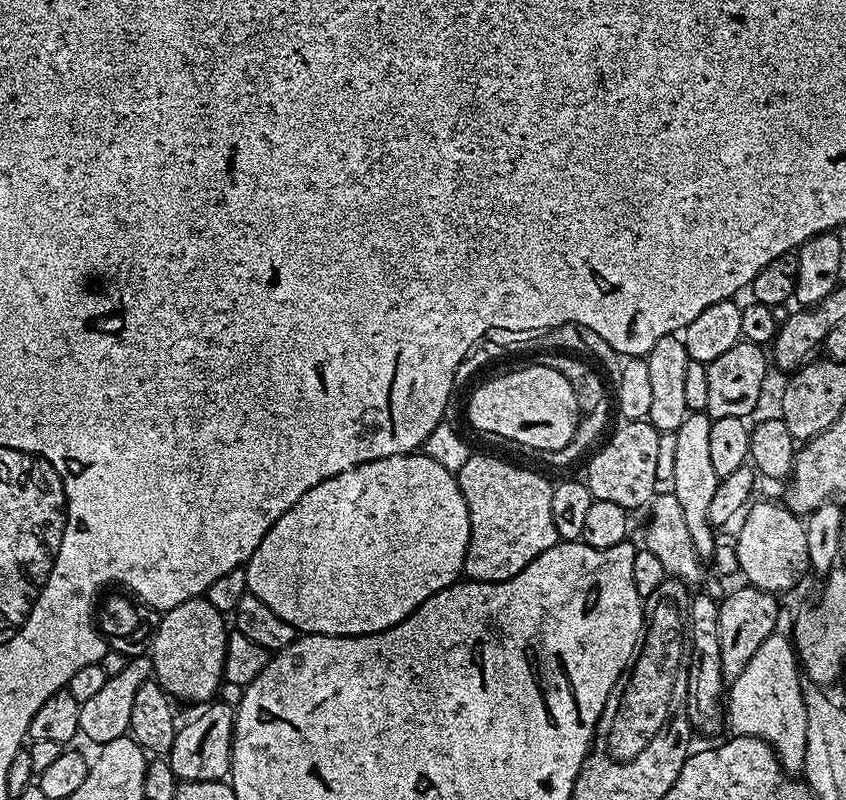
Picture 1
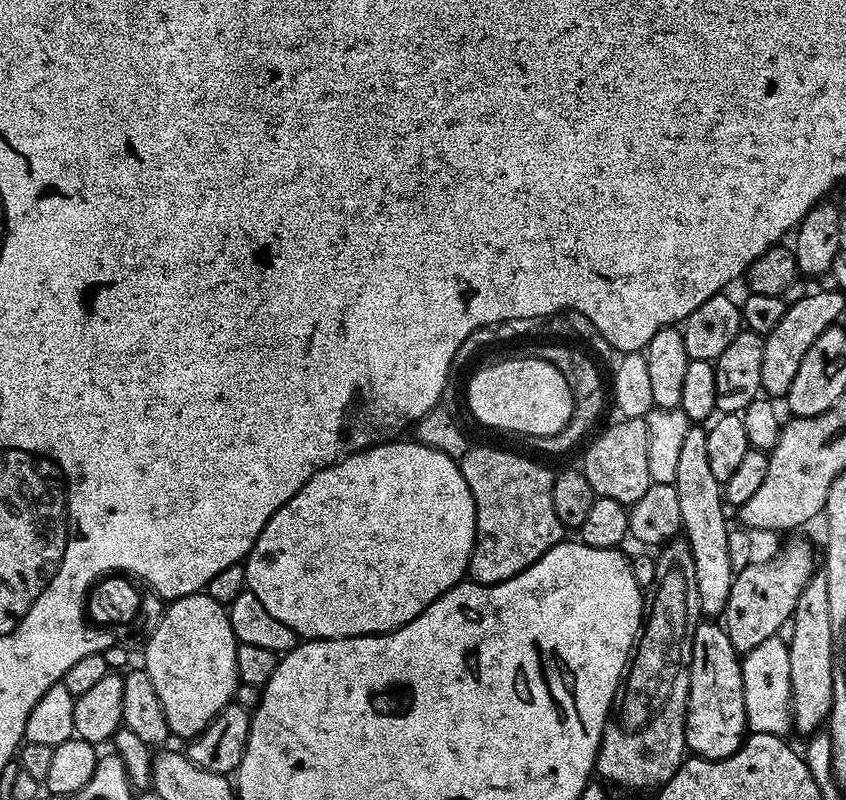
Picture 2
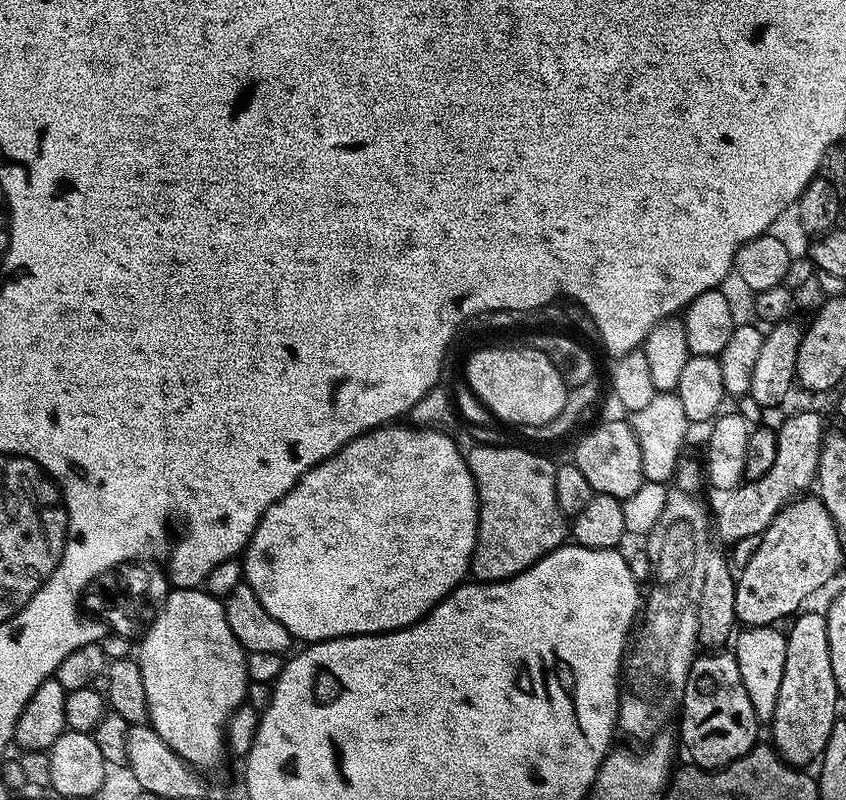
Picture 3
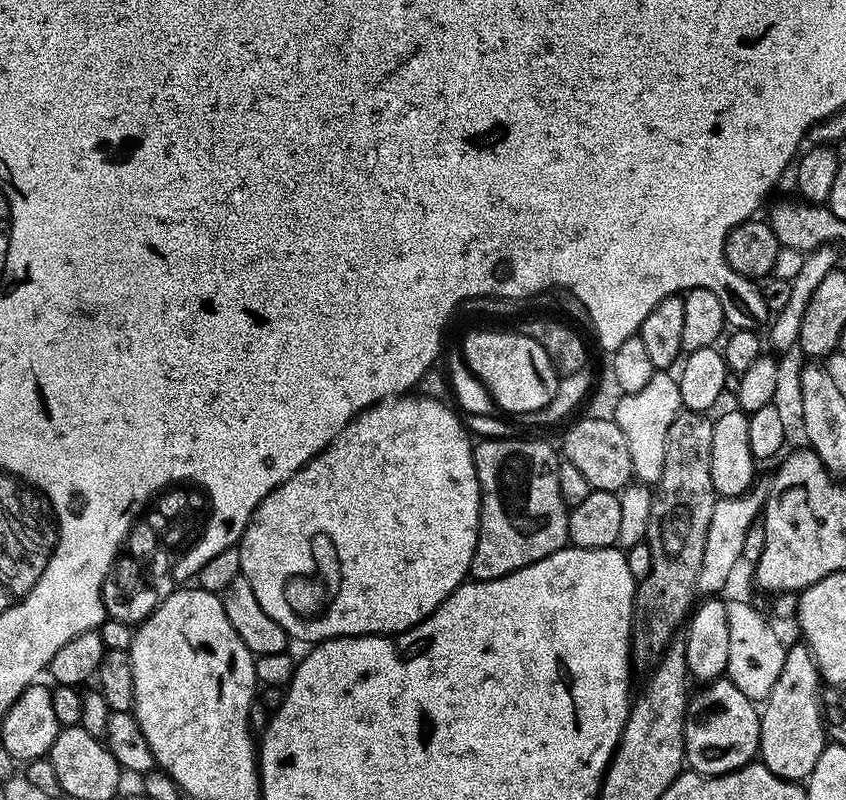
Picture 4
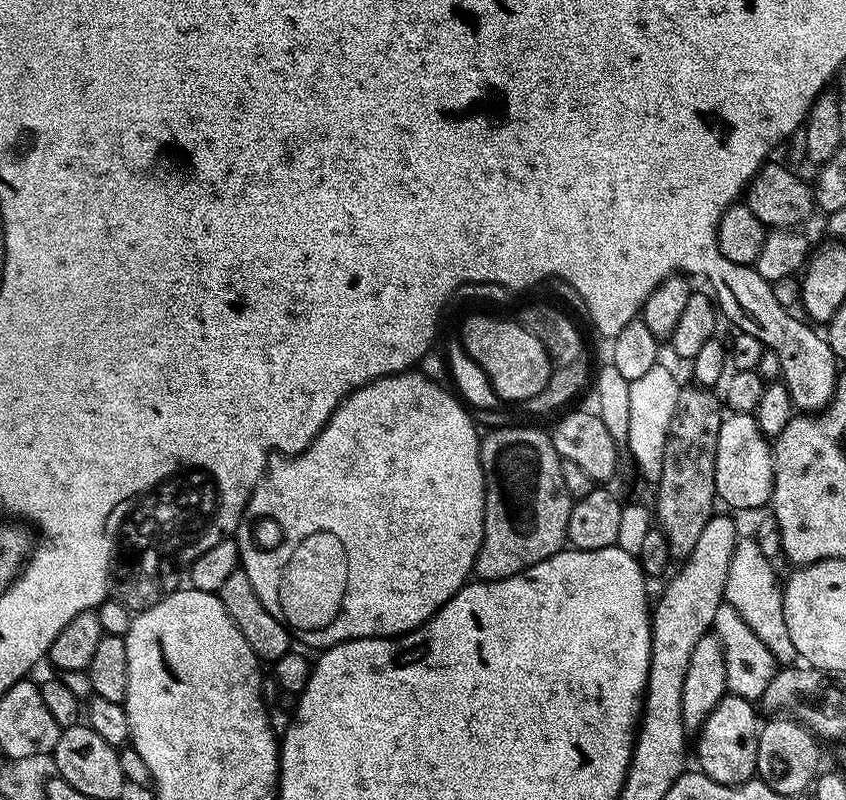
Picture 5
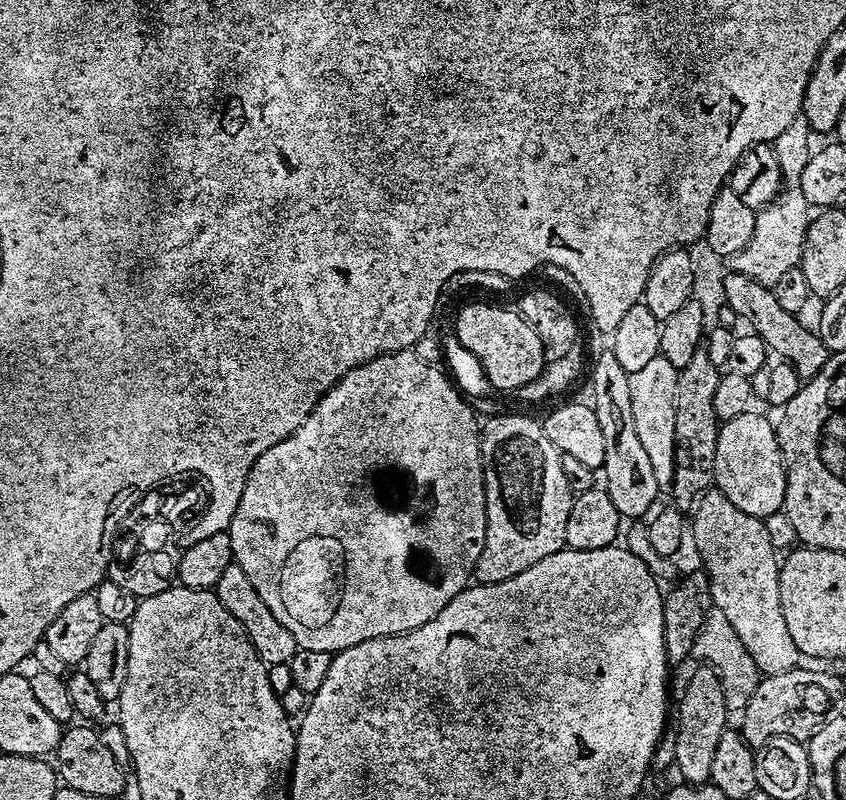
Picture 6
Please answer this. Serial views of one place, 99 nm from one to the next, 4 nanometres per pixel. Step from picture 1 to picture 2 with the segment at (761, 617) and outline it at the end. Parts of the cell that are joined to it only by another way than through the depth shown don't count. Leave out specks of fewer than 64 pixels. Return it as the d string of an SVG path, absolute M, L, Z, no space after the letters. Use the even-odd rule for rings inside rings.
M792 540L769 564L753 562L746 566L746 570L735 573L730 590L730 598L726 602L726 610L722 617L724 629L728 631L730 642L734 642L737 652L743 654L754 650L754 646L762 646L766 638L777 635L780 627L787 625L792 619L792 611L798 604L799 595L807 586L808 579L817 571L818 556L812 553L812 548L804 540Z

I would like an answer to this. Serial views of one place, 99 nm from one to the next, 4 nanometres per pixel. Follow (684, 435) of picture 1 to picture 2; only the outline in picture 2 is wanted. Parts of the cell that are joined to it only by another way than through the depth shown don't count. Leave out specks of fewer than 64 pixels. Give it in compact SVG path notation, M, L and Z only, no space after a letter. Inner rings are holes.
M689 426L686 438L682 441L682 451L678 457L678 478L675 487L678 494L679 509L681 510L682 536L688 541L692 557L694 558L694 578L698 578L698 602L701 613L708 618L723 617L726 602L730 598L734 573L730 566L730 542L728 534L730 523L724 517L726 501L722 495L722 481L714 478L710 471L710 453L706 450L708 428L704 426Z

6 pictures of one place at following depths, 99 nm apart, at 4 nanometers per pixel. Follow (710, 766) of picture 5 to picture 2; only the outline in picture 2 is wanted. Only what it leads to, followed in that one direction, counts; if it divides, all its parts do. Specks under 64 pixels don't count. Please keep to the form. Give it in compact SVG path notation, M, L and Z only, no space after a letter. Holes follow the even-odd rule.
M701 622L694 630L690 658L688 713L684 723L684 742L689 753L703 760L730 758L744 743L749 731L744 691L742 690L741 653L730 642L728 631L720 622Z

